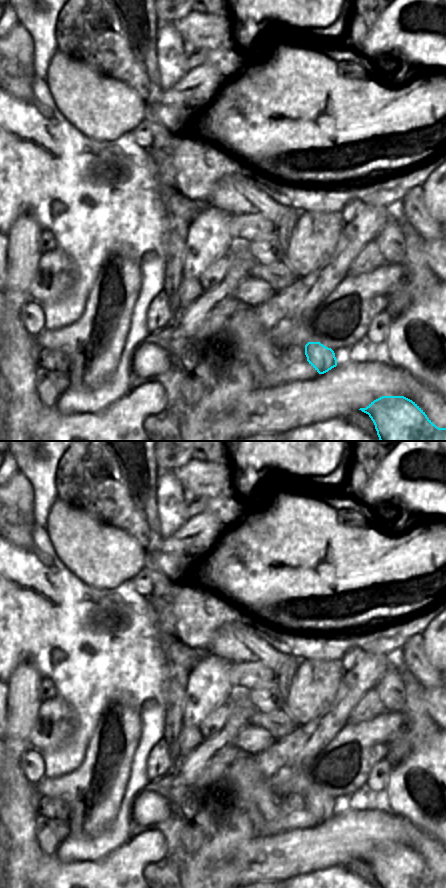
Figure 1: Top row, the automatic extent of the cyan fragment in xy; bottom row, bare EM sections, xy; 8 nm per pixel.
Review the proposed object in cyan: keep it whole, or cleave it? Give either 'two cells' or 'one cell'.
two cells

